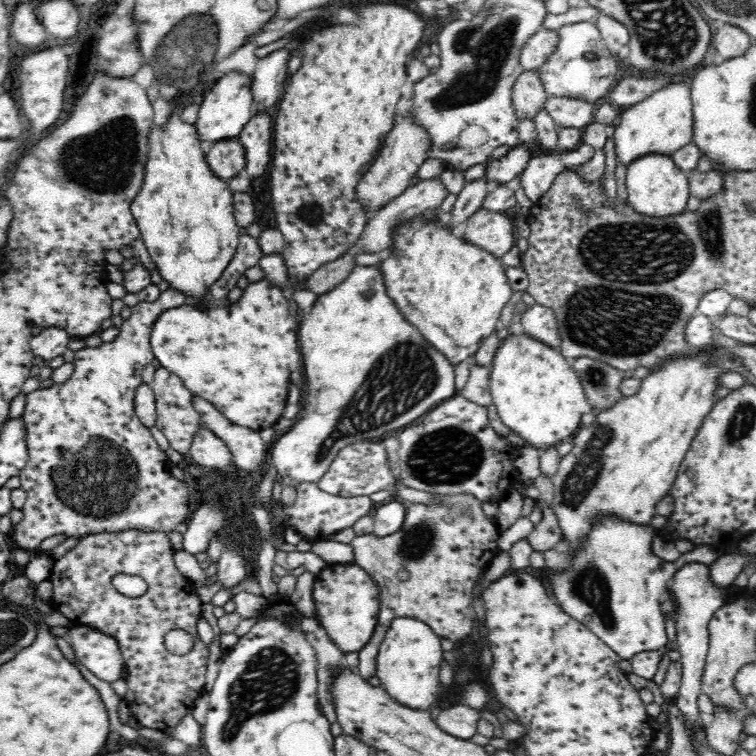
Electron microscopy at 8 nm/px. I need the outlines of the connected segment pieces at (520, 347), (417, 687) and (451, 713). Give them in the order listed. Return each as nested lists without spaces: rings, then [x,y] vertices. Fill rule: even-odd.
[[[515,328],[513,333],[499,342],[490,367],[489,390],[492,402],[510,430],[518,432],[525,441],[538,446],[540,450],[562,439],[572,438],[580,426],[582,414],[588,412],[588,406],[579,376],[559,350]]]
[[[408,617],[395,618],[388,627],[377,655],[376,676],[381,680],[382,688],[401,705],[413,709],[427,709],[436,700],[441,684],[440,664],[444,652],[440,637],[428,624]]]
[[[454,705],[441,711],[435,722],[449,736],[470,740],[479,733],[477,726],[482,719],[482,710],[468,705]]]

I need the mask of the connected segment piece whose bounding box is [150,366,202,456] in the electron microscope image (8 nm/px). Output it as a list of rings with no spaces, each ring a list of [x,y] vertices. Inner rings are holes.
[[[164,367],[155,368],[154,378],[150,384],[155,394],[155,411],[157,419],[155,426],[166,436],[170,446],[186,456],[192,446],[194,436],[202,428],[200,415],[194,410],[192,393],[184,386],[179,376]]]

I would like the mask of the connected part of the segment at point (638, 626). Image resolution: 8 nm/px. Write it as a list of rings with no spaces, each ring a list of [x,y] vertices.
[[[605,519],[593,529],[587,546],[572,556],[572,566],[550,578],[564,612],[590,628],[622,661],[630,661],[636,654],[662,651],[669,644],[662,602],[669,593],[668,585],[678,568],[684,563],[702,563],[710,567],[721,558],[713,546],[700,545],[695,546],[691,552],[681,554],[677,562],[665,562],[652,553],[654,536],[652,526],[636,527],[622,521]]]

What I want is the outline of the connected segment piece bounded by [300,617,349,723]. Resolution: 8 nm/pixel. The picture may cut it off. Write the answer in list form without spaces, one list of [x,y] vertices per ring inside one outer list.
[[[301,617],[302,629],[308,636],[308,642],[316,650],[318,656],[317,677],[318,677],[318,702],[322,713],[328,717],[331,723],[338,720],[336,716],[336,701],[332,693],[334,678],[342,668],[347,668],[344,664],[344,654],[340,648],[330,640],[328,631],[317,619]]]

